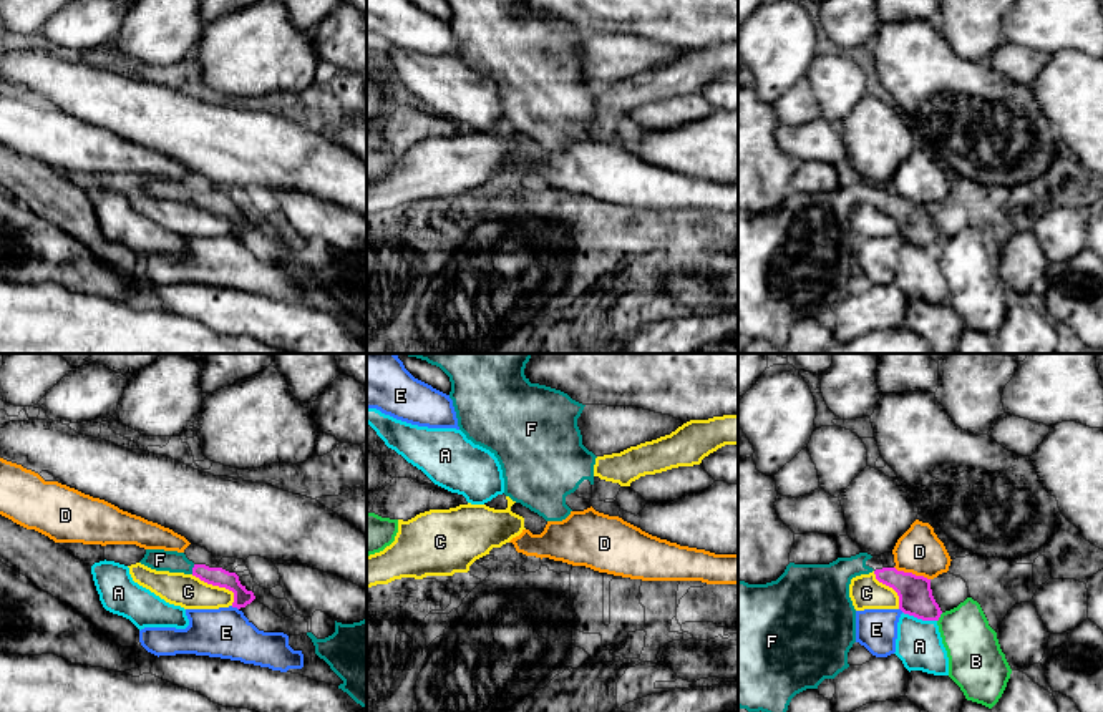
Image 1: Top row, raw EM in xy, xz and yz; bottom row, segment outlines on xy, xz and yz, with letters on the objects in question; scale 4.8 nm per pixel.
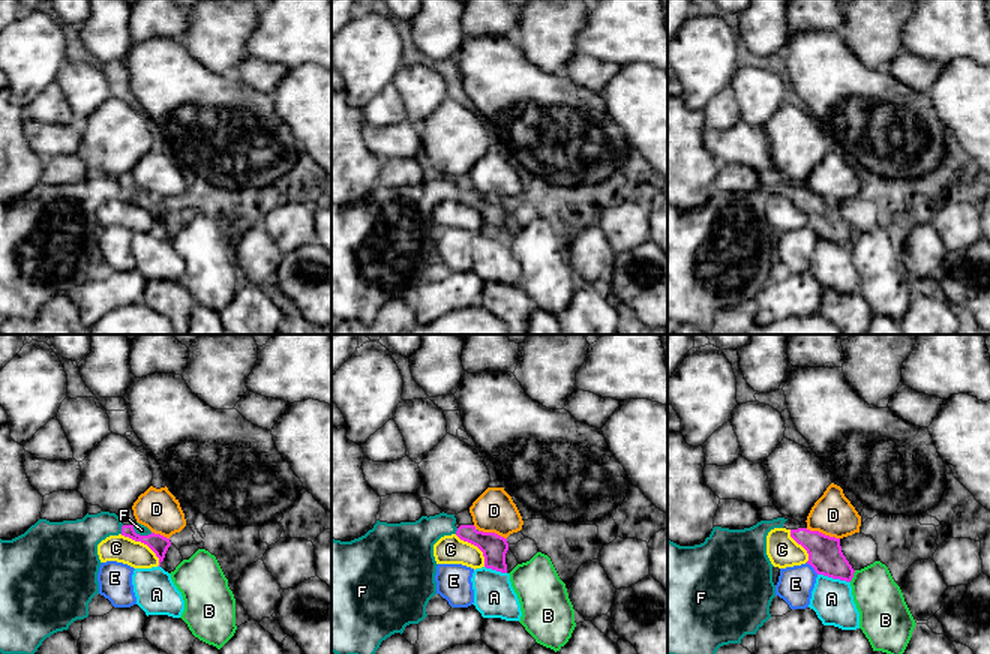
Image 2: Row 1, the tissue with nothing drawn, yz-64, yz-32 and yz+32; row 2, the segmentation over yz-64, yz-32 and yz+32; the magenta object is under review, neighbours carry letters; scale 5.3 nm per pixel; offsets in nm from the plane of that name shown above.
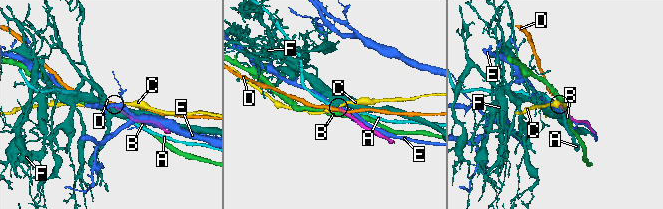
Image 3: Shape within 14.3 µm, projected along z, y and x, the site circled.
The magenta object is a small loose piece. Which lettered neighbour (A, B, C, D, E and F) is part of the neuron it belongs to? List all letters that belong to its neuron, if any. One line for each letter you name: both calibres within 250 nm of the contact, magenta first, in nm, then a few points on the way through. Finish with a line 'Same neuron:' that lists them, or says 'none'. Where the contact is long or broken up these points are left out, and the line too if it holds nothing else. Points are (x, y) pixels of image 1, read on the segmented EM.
F: Thickness 90 nm (magenta) against 110 nm. Path across: xy (216, 576), (193, 570), (174, 561), (160, 560)
Same neuron: F

